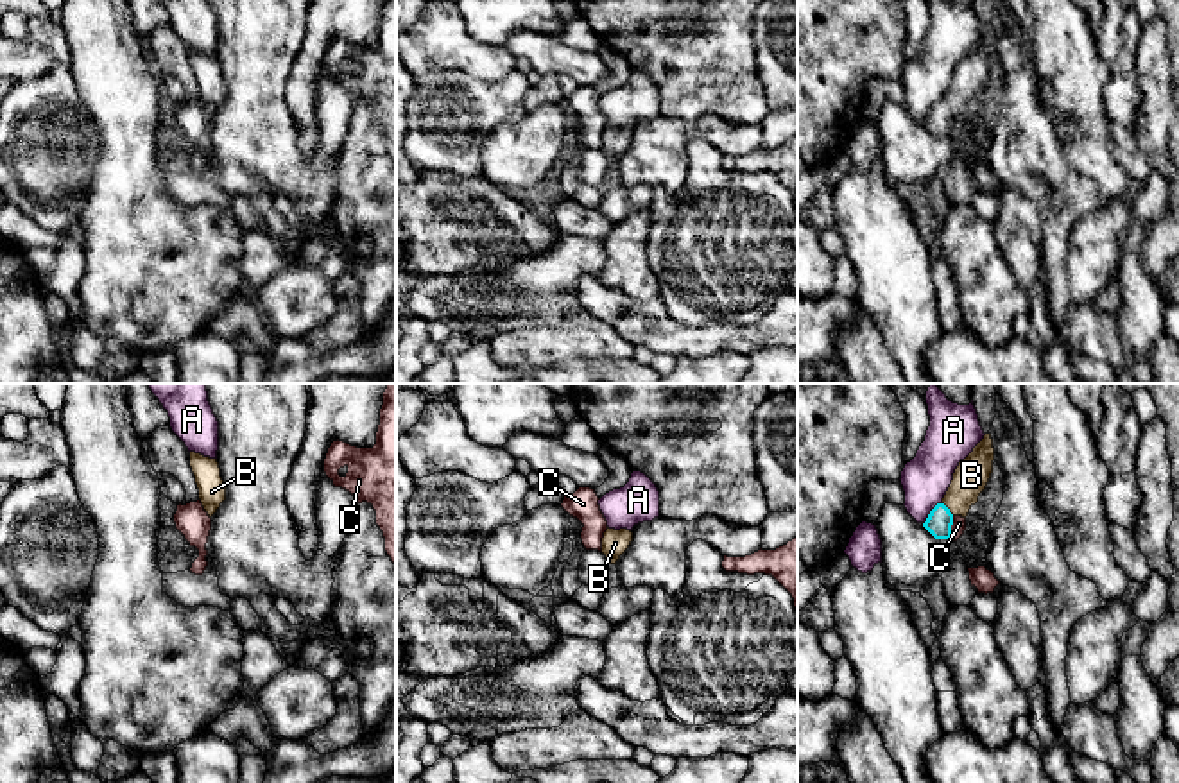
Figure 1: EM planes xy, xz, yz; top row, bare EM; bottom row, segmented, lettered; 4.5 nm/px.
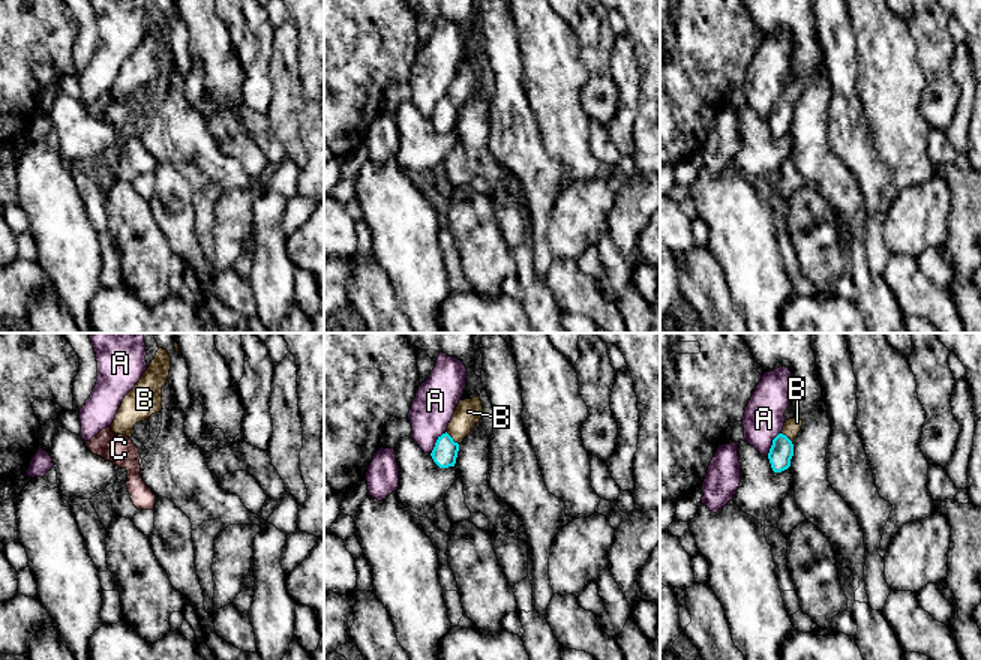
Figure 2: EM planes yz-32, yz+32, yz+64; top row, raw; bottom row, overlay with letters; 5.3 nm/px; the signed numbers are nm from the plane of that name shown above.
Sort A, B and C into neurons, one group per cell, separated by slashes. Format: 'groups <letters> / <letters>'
groups A / B / C

